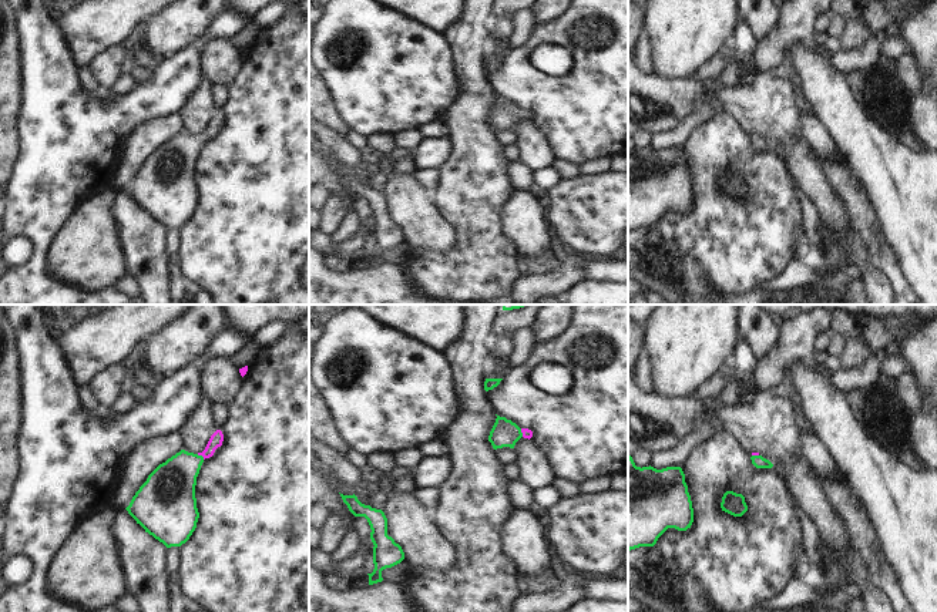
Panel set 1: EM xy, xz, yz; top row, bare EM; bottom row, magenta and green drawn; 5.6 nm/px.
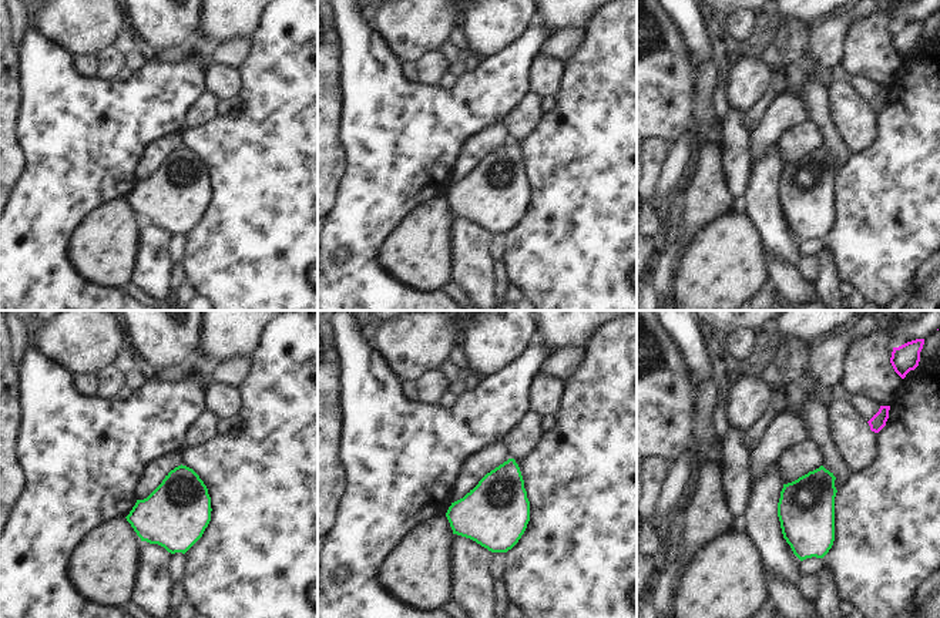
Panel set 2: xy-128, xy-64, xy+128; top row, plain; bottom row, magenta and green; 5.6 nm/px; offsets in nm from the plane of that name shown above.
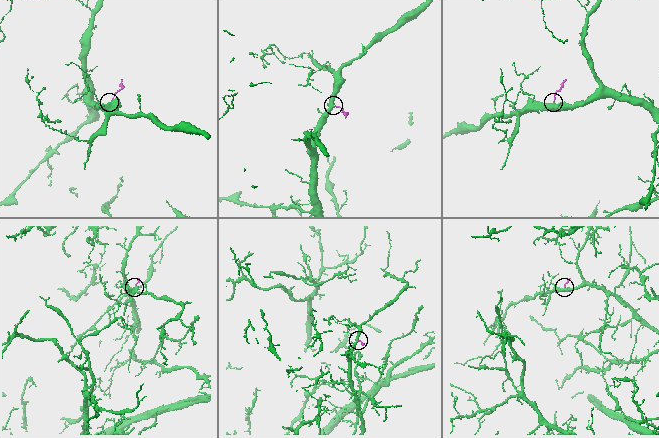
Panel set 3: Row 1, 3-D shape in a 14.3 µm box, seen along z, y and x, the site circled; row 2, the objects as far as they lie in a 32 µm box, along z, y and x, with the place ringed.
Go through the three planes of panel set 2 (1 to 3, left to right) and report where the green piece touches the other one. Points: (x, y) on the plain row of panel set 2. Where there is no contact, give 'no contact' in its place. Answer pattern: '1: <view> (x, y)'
1: no contact
2: no contact
3: no contact

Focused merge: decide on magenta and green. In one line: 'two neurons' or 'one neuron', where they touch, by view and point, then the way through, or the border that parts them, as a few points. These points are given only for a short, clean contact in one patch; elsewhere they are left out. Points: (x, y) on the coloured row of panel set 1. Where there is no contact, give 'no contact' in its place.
one neuron | xy (201, 454) | across xy (217, 439), (201, 454), (171, 487)

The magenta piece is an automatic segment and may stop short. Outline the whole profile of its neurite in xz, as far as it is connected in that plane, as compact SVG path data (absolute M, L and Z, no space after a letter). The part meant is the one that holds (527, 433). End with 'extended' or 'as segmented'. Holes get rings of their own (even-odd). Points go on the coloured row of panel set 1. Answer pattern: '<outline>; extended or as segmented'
M497 416L496 423L490 431L488 441L494 450L503 447L514 448L515 443L521 437L530 440L533 437L533 431L528 428L520 428L511 420Z; extended

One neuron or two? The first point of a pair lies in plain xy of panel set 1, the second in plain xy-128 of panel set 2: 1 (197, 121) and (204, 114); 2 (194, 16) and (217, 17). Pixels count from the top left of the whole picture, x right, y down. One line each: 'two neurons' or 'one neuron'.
1: one neuron
2: two neurons

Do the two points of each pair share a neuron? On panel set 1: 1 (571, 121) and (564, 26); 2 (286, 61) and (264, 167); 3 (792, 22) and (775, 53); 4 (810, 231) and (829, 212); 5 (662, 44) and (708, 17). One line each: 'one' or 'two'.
1: one
2: one
3: one
4: two
5: one

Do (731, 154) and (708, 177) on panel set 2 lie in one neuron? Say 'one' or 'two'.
two

